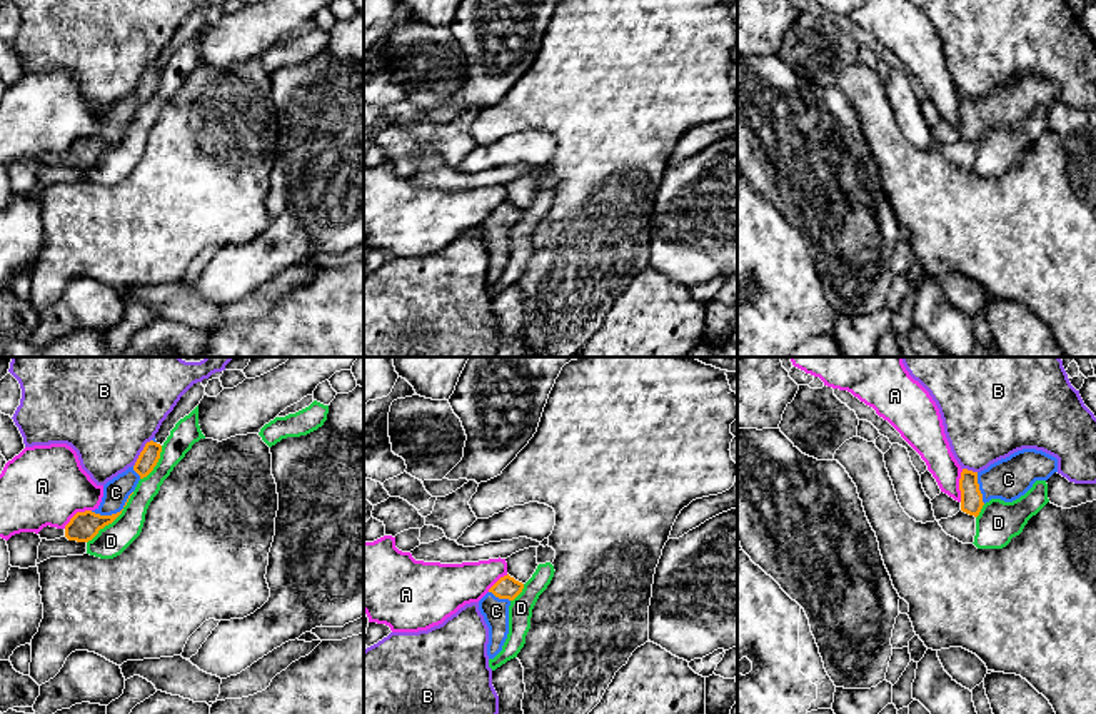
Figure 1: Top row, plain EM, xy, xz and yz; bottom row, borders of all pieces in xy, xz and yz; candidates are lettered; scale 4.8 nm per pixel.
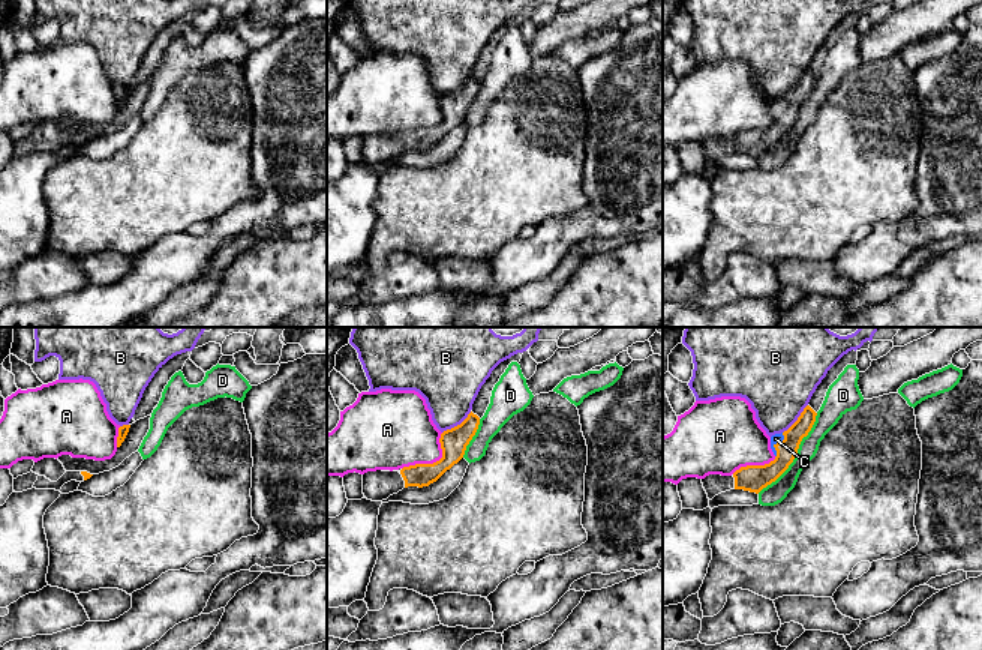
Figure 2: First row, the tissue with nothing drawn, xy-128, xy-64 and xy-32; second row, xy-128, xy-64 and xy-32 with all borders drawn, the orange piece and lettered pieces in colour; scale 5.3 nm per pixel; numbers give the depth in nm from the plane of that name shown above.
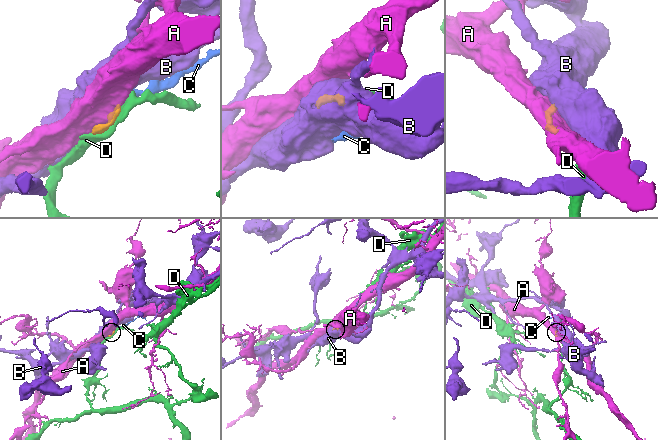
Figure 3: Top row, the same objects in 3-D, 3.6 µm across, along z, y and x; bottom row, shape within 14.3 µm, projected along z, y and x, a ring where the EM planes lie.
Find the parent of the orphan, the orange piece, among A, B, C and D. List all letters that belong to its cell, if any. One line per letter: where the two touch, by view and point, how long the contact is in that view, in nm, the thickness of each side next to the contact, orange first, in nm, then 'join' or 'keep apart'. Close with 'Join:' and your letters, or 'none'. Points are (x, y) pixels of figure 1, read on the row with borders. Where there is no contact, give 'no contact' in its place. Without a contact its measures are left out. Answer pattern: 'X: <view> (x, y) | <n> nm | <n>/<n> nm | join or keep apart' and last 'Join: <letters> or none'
A: yz (960, 486) | 160 nm | 110/160 nm | keep apart
B: xy (140, 452) | 160 nm | 90/480 nm | keep apart
C: xy (114, 514) | 220 nm | 140/130 nm | join
D: xy (114, 519) | 340 nm | 140/150 nm | keep apart
Join: C

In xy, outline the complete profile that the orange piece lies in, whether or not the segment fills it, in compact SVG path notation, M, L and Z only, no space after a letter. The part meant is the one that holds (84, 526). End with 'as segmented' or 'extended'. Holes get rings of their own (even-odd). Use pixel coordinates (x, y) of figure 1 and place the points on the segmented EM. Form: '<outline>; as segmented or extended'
M155 437L145 444L137 462L103 485L103 497L95 510L77 512L63 529L43 527L40 539L88 542L100 529L112 524L127 505L140 479L147 477L160 459L162 445Z; extended

